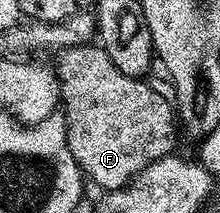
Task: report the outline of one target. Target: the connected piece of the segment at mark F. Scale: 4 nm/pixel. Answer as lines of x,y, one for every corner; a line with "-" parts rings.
97,43
63,48
57,53
56,71
60,85
60,108
66,122
66,141
72,158
82,167
83,177
90,180
103,193
115,192
139,176
147,166
160,158
171,155
176,132
176,108
170,104
145,79
120,74
112,58

